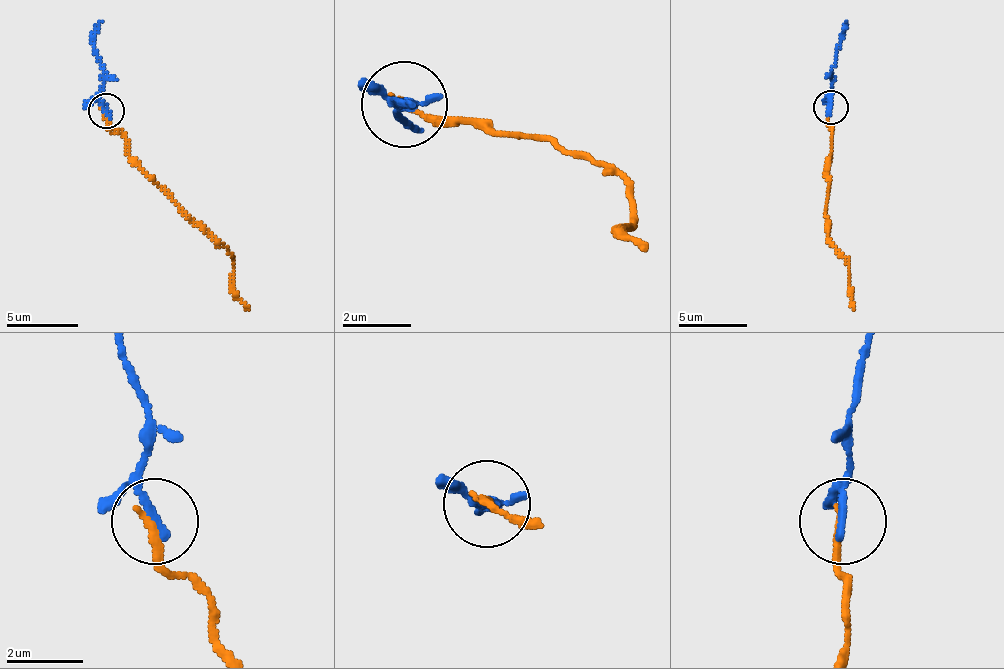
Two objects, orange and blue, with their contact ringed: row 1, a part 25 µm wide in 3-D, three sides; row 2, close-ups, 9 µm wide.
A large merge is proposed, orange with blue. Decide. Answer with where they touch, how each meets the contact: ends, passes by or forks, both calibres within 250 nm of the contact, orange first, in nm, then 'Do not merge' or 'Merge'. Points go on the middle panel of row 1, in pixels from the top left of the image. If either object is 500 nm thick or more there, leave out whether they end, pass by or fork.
Place: (404, 104). At the ring orange ends. At the ring blue ends. Thickness 200 nm (orange) against 240 nm. Do not merge

